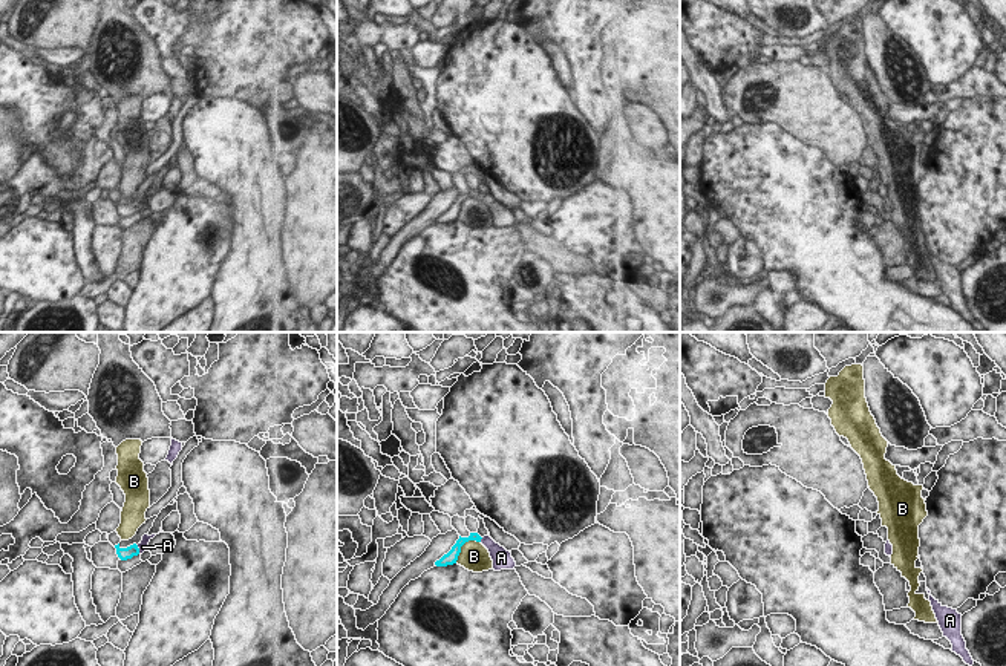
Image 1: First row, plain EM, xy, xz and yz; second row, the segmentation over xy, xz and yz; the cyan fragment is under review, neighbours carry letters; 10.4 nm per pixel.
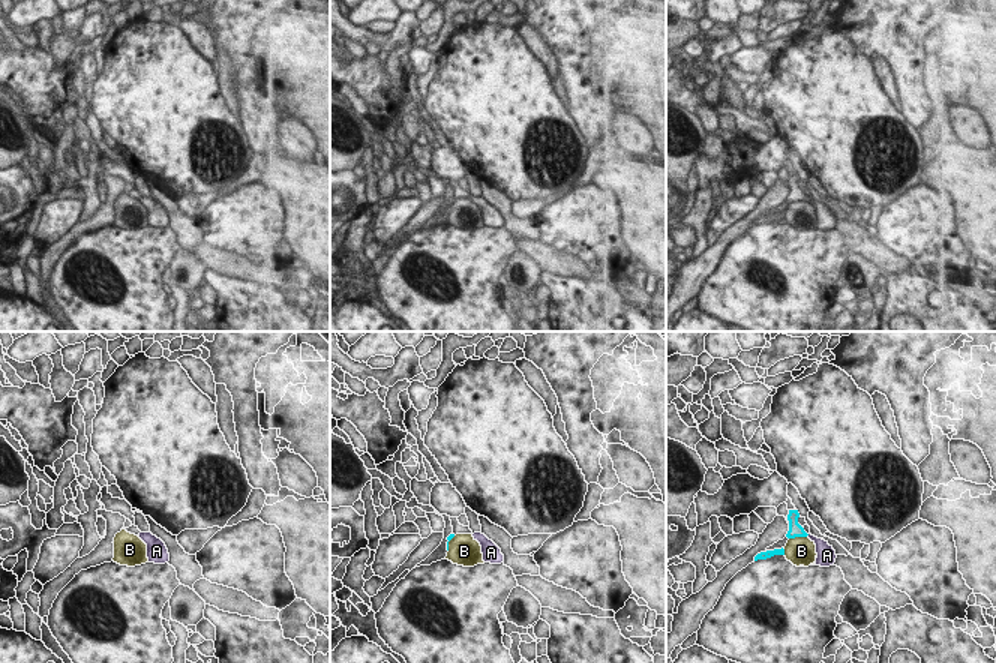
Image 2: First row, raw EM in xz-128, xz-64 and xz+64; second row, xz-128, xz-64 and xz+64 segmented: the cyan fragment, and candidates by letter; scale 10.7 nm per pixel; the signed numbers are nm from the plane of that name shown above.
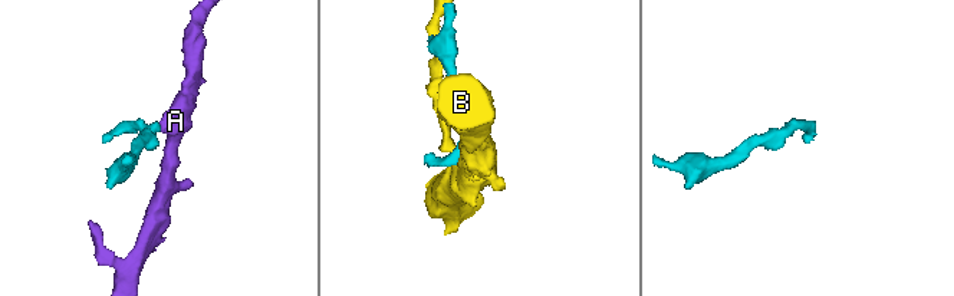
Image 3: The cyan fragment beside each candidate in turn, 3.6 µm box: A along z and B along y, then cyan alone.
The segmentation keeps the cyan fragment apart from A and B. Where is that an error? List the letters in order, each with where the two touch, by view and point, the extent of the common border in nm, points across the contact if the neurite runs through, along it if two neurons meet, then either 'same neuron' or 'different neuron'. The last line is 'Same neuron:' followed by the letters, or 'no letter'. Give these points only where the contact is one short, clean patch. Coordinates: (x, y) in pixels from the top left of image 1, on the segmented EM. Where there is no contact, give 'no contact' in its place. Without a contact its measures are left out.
A: contact xy (138, 550); length 100 nm; way xy (123, 553), (138, 550), (143, 547); same neuron
B: contact xz (463, 544); length 360 nm; border xz (480, 541), (467, 541), (455, 562); different neuron
Same neuron: A

